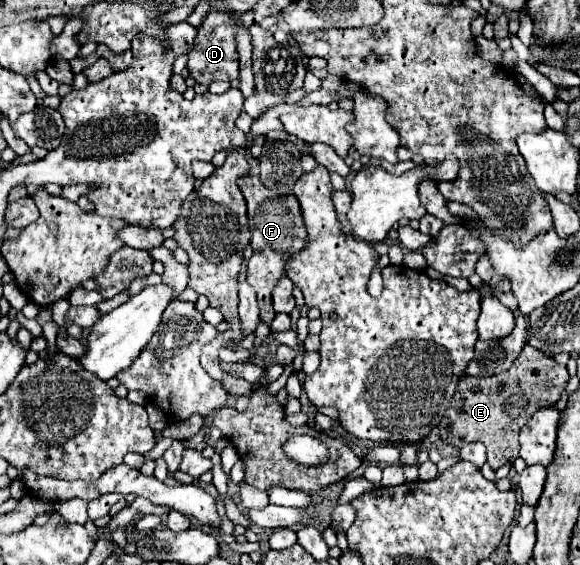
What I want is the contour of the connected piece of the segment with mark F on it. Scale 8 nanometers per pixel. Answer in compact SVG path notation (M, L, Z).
M244 150L244 156L251 165L251 176L239 180L239 188L247 200L247 212L249 212L249 226L251 226L251 248L253 256L247 264L247 282L257 292L257 302L261 310L261 320L271 324L275 310L271 306L271 292L279 278L285 274L285 264L303 250L303 246L309 242L303 212L299 206L299 200L289 194L285 196L267 196L265 186L261 184L259 161L249 155L249 150Z

